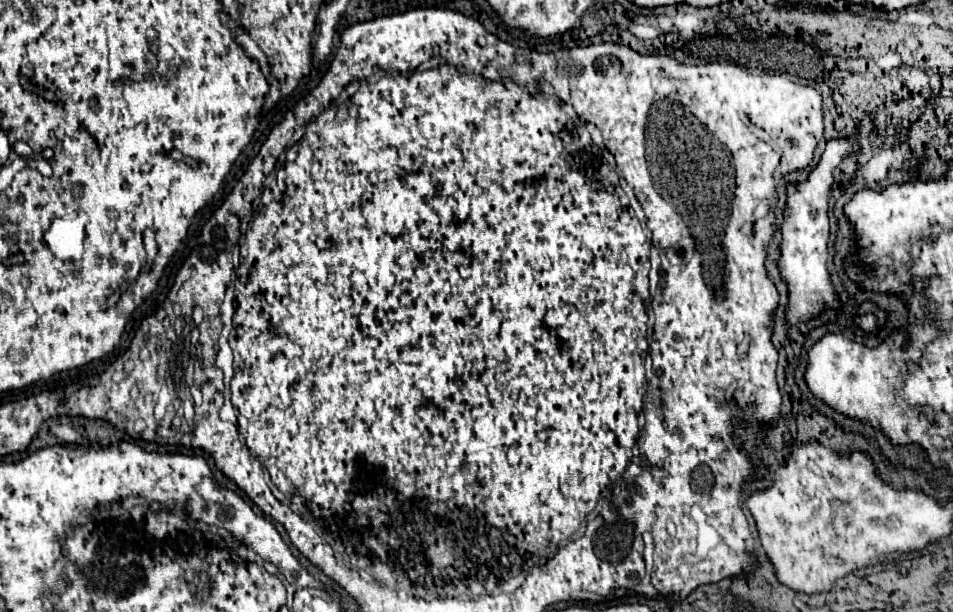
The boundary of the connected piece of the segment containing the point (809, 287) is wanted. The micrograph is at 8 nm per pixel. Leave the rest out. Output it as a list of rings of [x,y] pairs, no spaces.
[[[839,138],[827,140],[825,154],[819,166],[809,174],[809,180],[799,186],[787,188],[787,210],[785,210],[785,224],[781,226],[783,244],[781,244],[781,274],[789,286],[789,306],[787,306],[787,320],[789,324],[809,320],[817,316],[825,306],[839,308],[837,294],[827,274],[827,240],[829,240],[829,220],[827,220],[827,202],[829,202],[829,188],[833,184],[833,170],[843,160],[845,154],[855,152],[857,146],[853,138]]]

